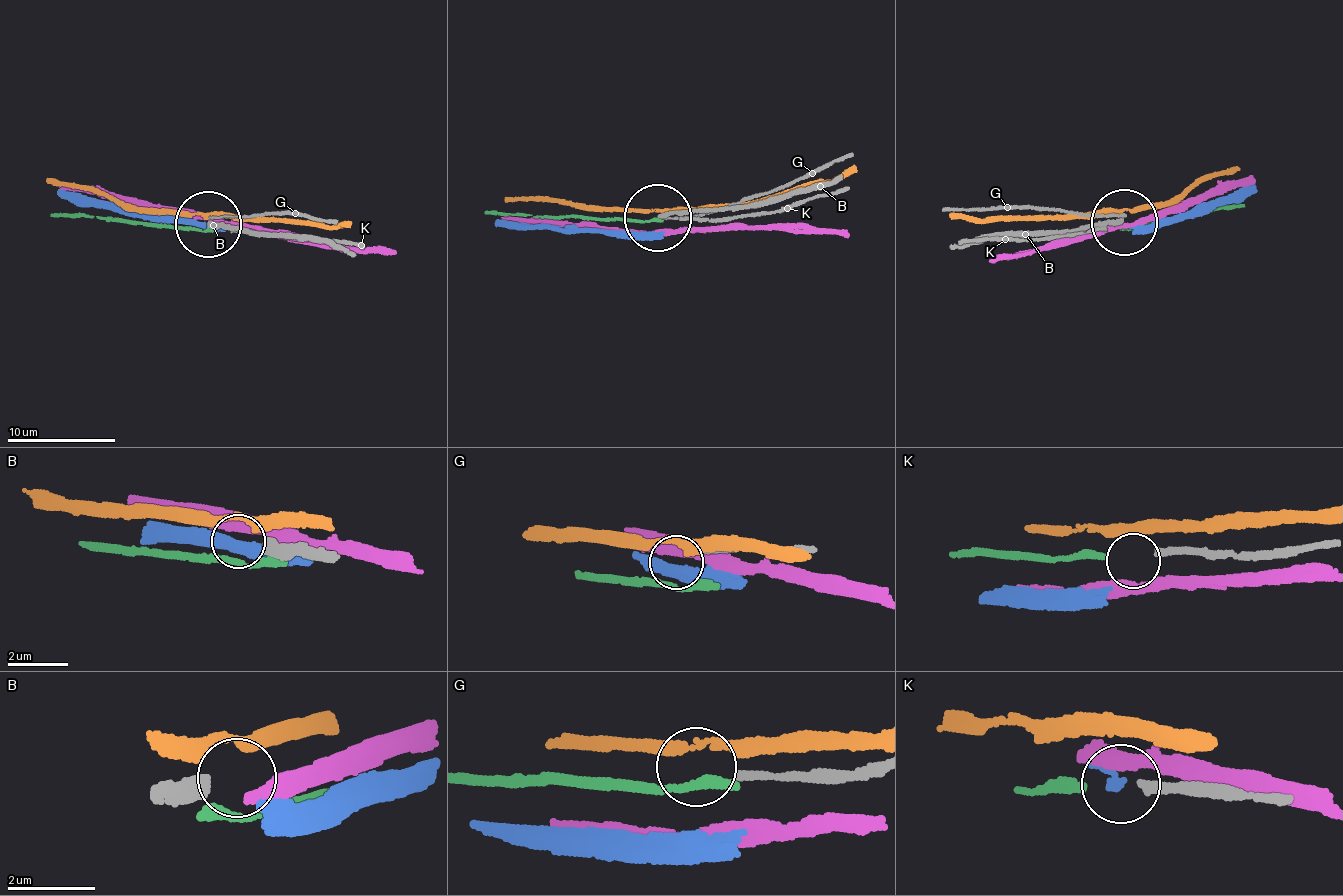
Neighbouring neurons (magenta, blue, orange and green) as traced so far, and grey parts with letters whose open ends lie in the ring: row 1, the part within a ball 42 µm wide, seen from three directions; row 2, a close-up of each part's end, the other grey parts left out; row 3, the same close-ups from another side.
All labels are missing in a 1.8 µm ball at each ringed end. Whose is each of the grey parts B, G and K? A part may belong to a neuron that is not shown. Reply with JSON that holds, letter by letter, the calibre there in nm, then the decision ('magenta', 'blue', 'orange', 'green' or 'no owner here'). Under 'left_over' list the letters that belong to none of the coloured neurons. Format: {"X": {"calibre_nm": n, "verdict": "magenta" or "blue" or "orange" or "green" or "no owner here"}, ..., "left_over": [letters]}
{"B": {"calibre_nm": 380, "verdict": "no owner here"}, "G": {"calibre_nm": 180, "verdict": "no owner here"}, "K": {"calibre_nm": 200, "verdict": "green"}, "left_over": ["B", "G"]}

